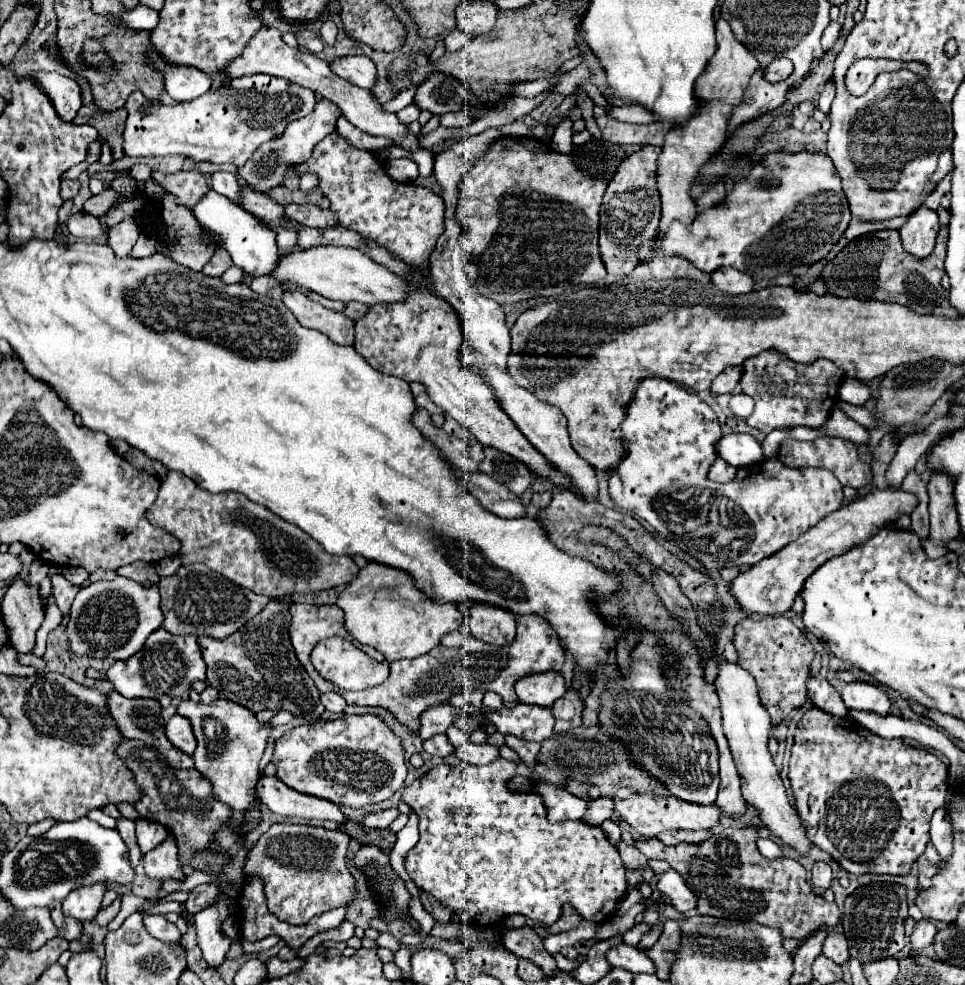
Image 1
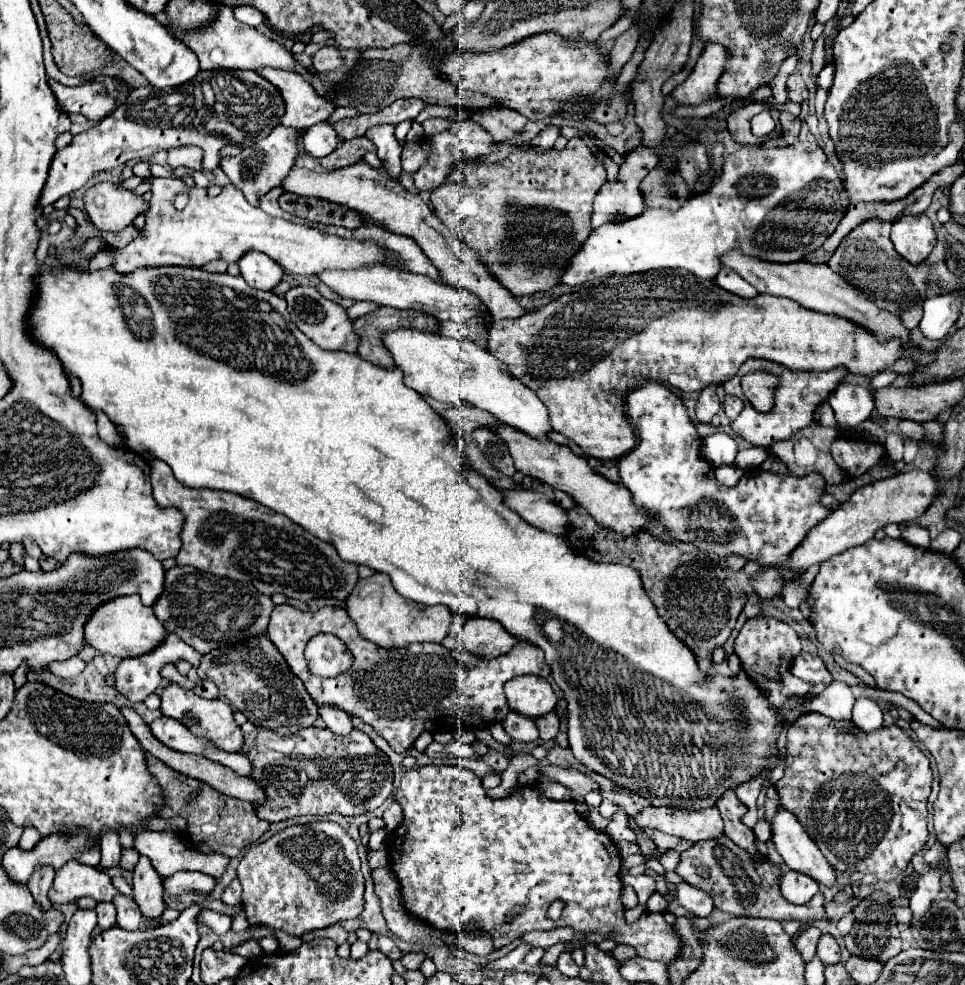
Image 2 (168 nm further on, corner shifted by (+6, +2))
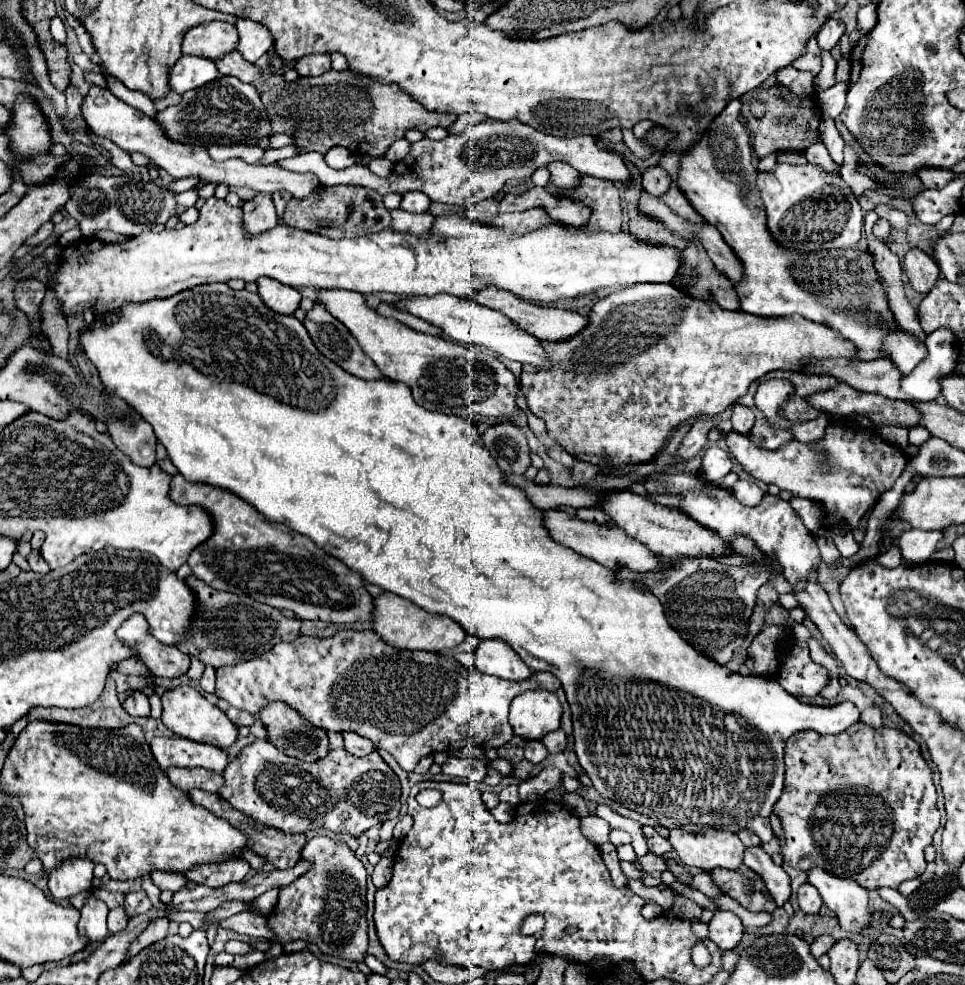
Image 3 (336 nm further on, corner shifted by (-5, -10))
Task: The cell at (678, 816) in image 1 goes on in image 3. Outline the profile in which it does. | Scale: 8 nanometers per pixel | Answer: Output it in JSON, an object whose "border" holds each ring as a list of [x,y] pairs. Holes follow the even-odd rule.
{"border":[[[681,828],[669,832],[669,842],[685,866],[695,866],[705,872],[715,868],[735,870],[743,864],[745,844],[737,834],[727,830],[707,830],[701,834],[689,834]]]}

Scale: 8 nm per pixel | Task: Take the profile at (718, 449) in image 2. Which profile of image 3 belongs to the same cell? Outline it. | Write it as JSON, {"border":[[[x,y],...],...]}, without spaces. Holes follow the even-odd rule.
{"border":[[[711,446],[705,450],[705,456],[703,456],[703,462],[701,462],[701,468],[699,468],[699,476],[703,476],[707,482],[715,482],[715,480],[721,480],[723,476],[727,476],[731,472],[731,458],[725,450],[717,448],[717,446]]]}

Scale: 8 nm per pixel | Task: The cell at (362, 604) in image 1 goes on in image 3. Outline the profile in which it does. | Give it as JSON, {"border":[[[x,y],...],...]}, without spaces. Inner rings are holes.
{"border":[[[385,592],[379,598],[375,598],[375,618],[373,618],[373,626],[375,632],[391,646],[401,648],[401,650],[427,650],[427,652],[441,652],[445,648],[455,648],[463,642],[465,638],[465,628],[443,616],[443,614],[429,614],[423,608],[419,608],[417,604],[413,604],[411,600],[405,600],[397,594]]]}

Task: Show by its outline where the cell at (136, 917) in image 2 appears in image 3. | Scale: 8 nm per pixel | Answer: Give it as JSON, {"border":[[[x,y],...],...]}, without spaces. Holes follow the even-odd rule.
{"border":[[[139,890],[139,892],[131,892],[125,896],[125,910],[129,916],[137,916],[141,912],[147,912],[151,908],[151,900],[147,896],[145,890]]]}

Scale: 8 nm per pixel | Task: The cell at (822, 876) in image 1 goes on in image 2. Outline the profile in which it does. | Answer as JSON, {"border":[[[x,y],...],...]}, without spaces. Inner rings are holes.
{"border":[[[792,870],[786,872],[782,876],[782,882],[780,882],[780,892],[792,904],[808,902],[818,892],[818,888],[820,886],[816,884],[816,880],[812,880],[810,876],[804,876],[800,872],[792,872]]]}

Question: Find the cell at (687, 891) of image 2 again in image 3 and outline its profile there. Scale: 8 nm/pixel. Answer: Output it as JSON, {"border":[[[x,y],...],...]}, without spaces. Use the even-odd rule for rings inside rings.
{"border":[[[717,910],[713,920],[709,922],[709,938],[721,948],[721,950],[733,950],[739,946],[743,936],[743,924],[741,920],[727,910]]]}

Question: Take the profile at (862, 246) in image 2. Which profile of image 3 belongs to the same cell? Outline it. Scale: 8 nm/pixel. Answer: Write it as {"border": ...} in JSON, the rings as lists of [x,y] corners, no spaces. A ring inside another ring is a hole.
{"border":[[[879,218],[879,220],[875,222],[875,226],[873,226],[873,234],[875,234],[881,242],[885,242],[885,240],[889,240],[889,232],[891,232],[889,222],[887,222],[885,218]]]}

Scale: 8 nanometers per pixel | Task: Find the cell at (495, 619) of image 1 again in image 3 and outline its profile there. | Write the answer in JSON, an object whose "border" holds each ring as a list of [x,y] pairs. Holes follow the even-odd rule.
{"border":[[[481,640],[475,654],[475,668],[505,680],[527,680],[533,674],[503,640]]]}

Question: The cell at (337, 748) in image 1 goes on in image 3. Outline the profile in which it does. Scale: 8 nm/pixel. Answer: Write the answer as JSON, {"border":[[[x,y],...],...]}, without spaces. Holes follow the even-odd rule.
{"border":[[[255,740],[253,744],[245,746],[233,762],[227,764],[227,768],[223,770],[223,778],[225,786],[219,790],[219,796],[223,796],[233,808],[245,812],[259,824],[279,828],[287,834],[325,828],[331,832],[347,832],[359,836],[367,832],[371,826],[397,818],[401,810],[399,778],[377,752],[357,758],[347,750],[331,750],[323,760],[309,764],[285,756],[267,740]]]}

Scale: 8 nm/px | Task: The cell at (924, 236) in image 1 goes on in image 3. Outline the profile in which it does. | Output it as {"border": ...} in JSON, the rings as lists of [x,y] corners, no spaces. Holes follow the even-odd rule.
{"border":[[[913,248],[905,254],[903,268],[909,276],[911,286],[917,292],[929,292],[939,278],[939,266],[935,264],[935,260],[929,254],[925,254],[919,248]]]}

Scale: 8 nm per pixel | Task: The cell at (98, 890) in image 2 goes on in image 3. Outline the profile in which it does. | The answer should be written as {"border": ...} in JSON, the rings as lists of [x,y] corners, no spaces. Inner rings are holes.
{"border":[[[85,856],[63,860],[59,868],[49,872],[49,890],[57,900],[71,898],[73,894],[91,890],[93,880],[93,862]]]}

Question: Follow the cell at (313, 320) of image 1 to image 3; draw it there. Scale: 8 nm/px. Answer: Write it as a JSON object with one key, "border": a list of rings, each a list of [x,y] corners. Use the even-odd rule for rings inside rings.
{"border":[[[315,304],[315,308],[307,312],[303,324],[319,352],[327,356],[331,362],[339,364],[343,370],[363,380],[385,378],[375,366],[375,362],[353,340],[353,334],[347,328],[343,328],[343,324],[335,320],[321,304]]]}

